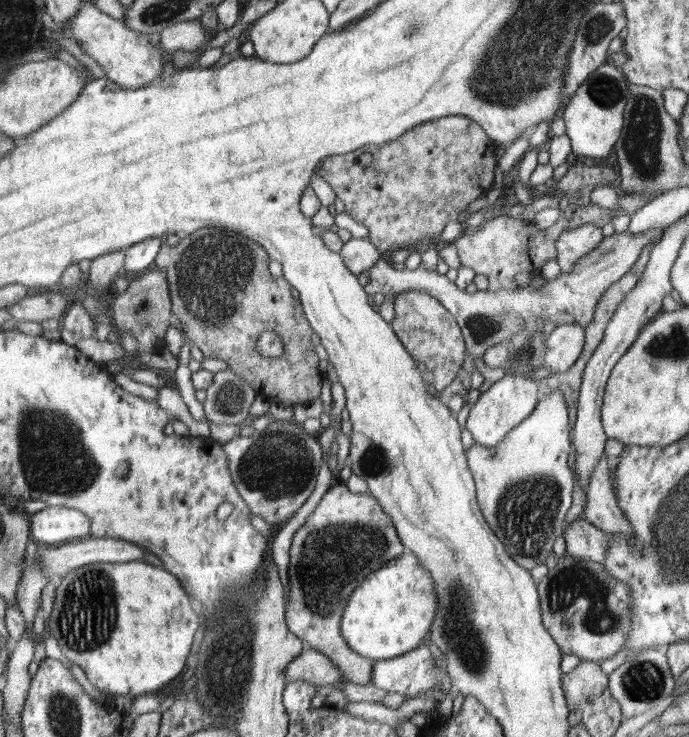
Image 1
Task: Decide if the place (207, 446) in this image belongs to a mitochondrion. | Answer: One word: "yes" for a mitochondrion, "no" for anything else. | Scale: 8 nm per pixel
no

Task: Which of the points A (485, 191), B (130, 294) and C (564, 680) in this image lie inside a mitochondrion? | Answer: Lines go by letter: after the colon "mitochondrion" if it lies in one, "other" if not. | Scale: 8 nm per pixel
A: other
B: other
C: other

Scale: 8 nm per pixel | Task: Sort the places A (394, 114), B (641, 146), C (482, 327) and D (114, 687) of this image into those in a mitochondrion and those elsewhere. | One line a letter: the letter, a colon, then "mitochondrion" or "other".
A: other
B: mitochondrion
C: mitochondrion
D: other

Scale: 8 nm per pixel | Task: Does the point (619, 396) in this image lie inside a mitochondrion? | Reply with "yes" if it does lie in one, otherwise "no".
no

